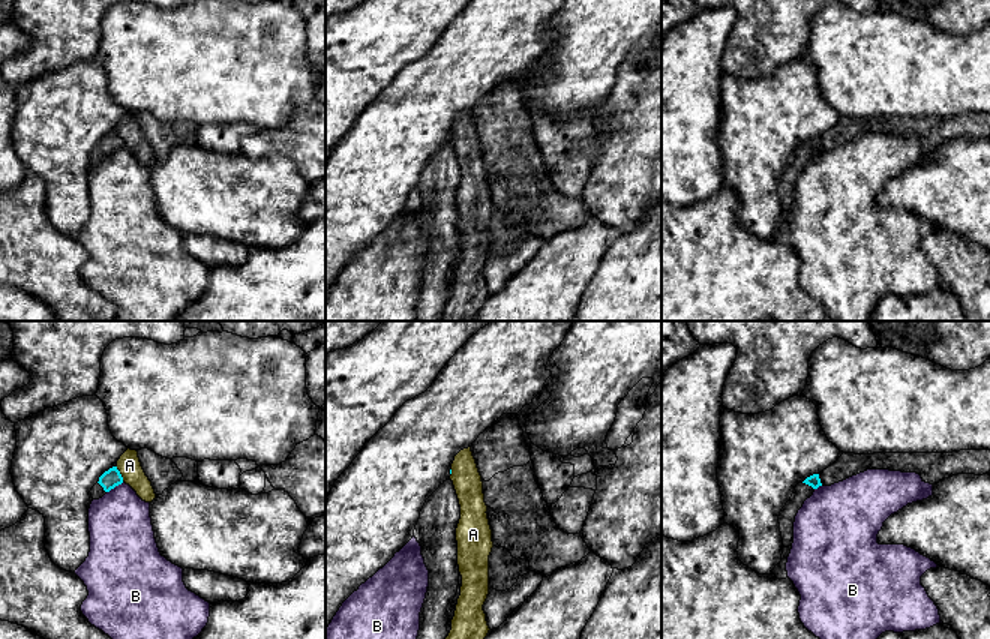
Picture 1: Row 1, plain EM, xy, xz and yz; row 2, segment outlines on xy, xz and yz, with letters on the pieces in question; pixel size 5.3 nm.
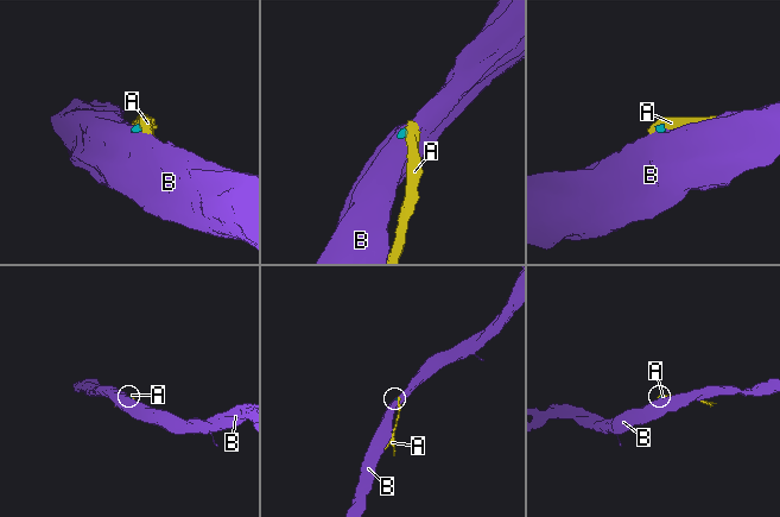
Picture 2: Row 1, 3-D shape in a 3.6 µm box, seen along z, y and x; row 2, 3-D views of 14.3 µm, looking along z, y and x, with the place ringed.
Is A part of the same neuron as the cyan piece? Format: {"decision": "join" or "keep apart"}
{"decision": "keep apart"}

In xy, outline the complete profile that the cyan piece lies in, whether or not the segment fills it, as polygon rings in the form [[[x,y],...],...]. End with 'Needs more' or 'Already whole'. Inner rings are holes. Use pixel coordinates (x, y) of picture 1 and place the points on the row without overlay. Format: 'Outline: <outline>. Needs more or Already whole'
Outline: [[[112,130],[99,141],[99,146],[92,152],[90,159],[93,164],[99,164],[106,156],[110,156],[111,153],[122,147],[123,141],[120,135],[117,134],[117,130]]]. Needs more

